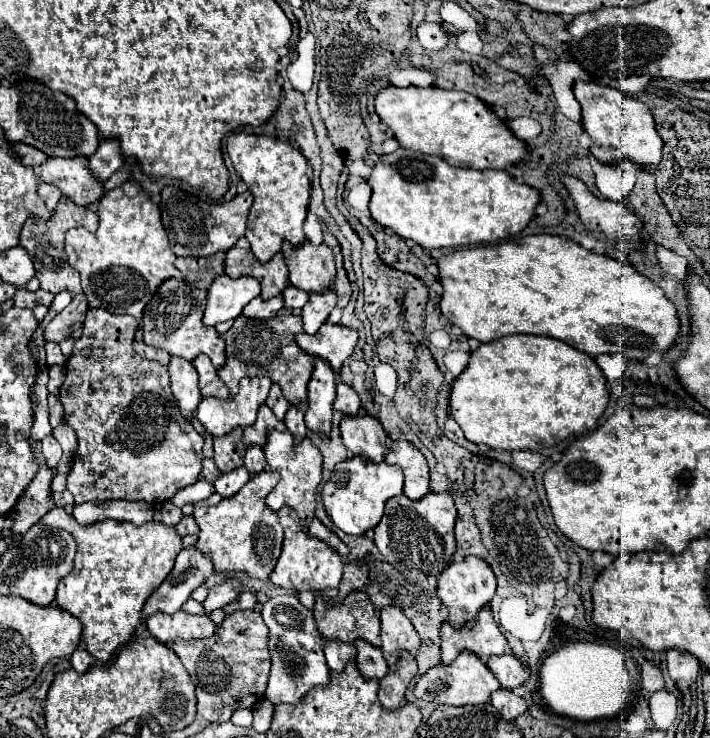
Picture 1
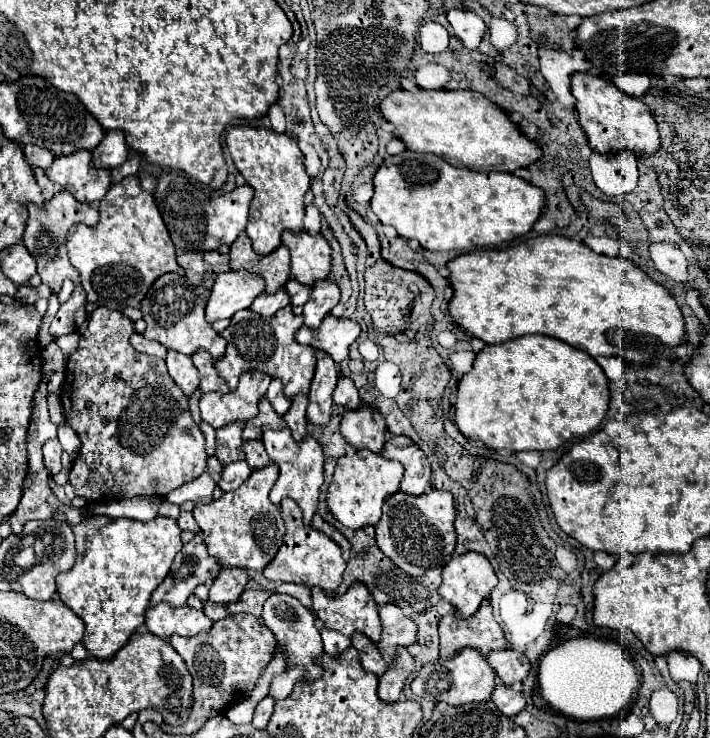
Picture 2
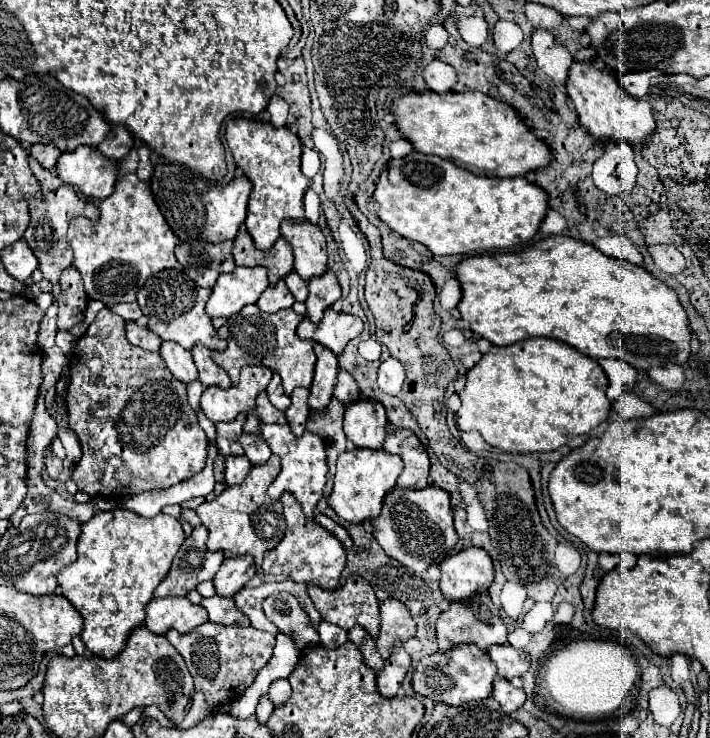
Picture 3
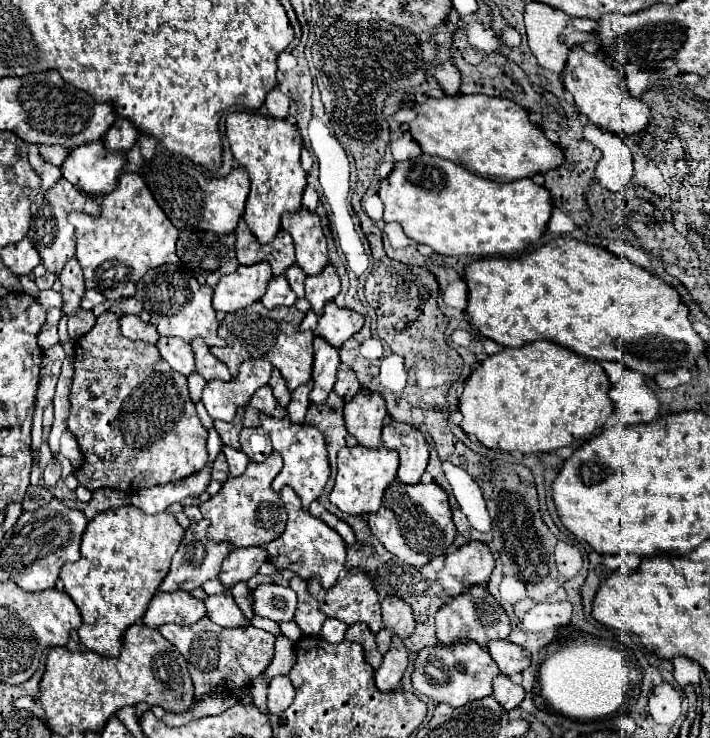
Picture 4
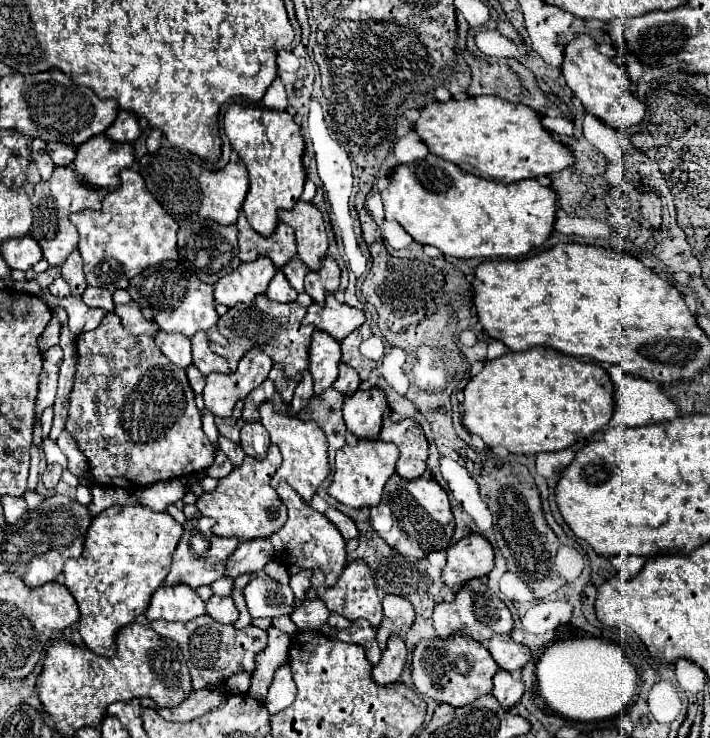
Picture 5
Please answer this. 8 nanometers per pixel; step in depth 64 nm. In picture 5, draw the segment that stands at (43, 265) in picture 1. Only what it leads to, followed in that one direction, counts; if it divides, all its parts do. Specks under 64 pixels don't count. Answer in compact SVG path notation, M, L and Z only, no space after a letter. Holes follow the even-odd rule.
M56 166L50 180L38 182L38 184L26 184L26 192L32 200L32 212L34 212L34 224L30 234L38 240L44 258L52 266L62 266L66 256L76 248L78 244L78 232L76 226L70 222L72 212L82 212L84 208L98 210L100 208L100 192L96 188L88 188L80 178L76 178L76 172L68 166Z

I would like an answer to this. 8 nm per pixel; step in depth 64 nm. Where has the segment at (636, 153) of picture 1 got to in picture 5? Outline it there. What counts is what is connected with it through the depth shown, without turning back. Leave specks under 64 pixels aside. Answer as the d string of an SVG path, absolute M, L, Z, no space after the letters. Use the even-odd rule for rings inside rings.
M578 34L568 42L560 70L568 88L584 104L586 112L594 114L602 122L624 132L644 118L644 104L632 94L632 80L626 68L610 56L600 54L598 44L590 34Z

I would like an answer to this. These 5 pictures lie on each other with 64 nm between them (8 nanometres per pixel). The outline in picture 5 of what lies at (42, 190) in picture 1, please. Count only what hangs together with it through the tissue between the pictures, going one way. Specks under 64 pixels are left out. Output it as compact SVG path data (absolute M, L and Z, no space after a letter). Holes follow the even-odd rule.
M34 138L34 142L32 142L32 158L34 158L34 162L36 162L36 166L38 166L40 174L42 174L42 180L50 178L50 174L54 170L54 162L52 162L52 158L48 154L48 148L46 148L44 140Z

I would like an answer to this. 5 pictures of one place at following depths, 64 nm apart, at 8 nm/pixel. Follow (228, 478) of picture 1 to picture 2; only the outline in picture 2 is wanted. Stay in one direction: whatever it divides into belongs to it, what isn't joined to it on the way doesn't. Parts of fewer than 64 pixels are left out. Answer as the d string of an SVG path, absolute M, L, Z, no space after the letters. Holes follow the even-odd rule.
M240 460L236 464L226 464L224 472L222 472L222 480L218 482L218 486L224 490L224 492L230 492L230 490L236 490L248 476L250 476L250 468L248 468L248 462L246 460Z

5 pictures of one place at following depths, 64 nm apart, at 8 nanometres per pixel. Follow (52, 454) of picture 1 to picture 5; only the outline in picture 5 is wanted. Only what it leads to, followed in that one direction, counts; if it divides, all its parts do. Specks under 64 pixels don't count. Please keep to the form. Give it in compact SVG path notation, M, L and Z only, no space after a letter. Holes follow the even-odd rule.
M48 464L46 466L46 470L42 472L42 484L46 486L46 488L56 488L56 484L58 484L58 480L60 480L60 474L62 474L62 466L60 464Z

